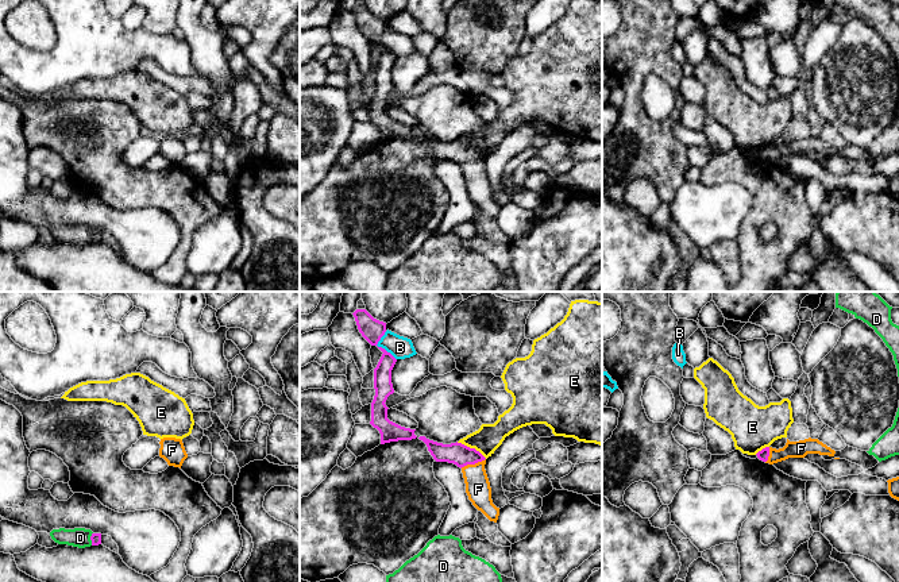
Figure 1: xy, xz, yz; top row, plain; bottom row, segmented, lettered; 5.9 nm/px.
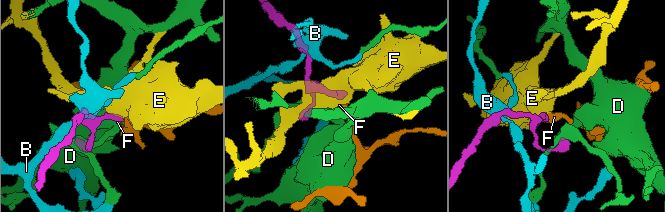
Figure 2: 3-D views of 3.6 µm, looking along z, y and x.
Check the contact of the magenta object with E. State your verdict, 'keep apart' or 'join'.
keep apart

